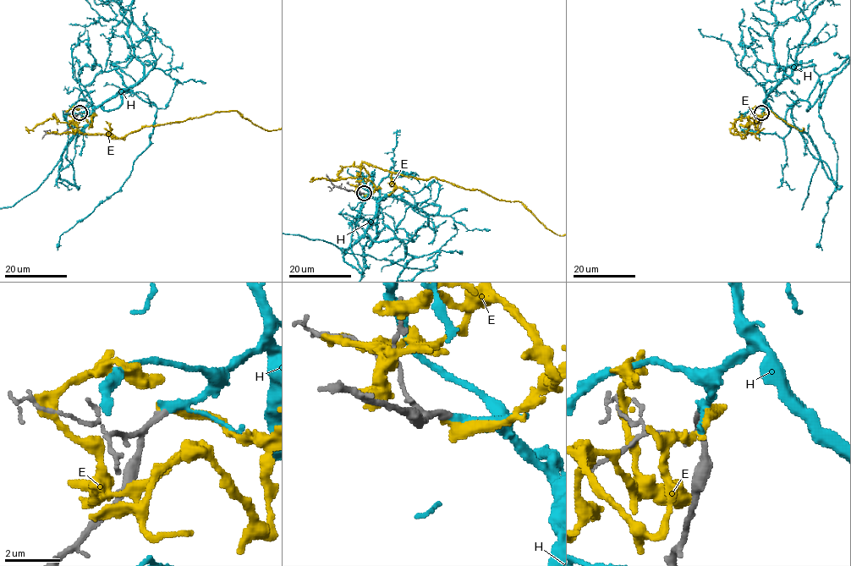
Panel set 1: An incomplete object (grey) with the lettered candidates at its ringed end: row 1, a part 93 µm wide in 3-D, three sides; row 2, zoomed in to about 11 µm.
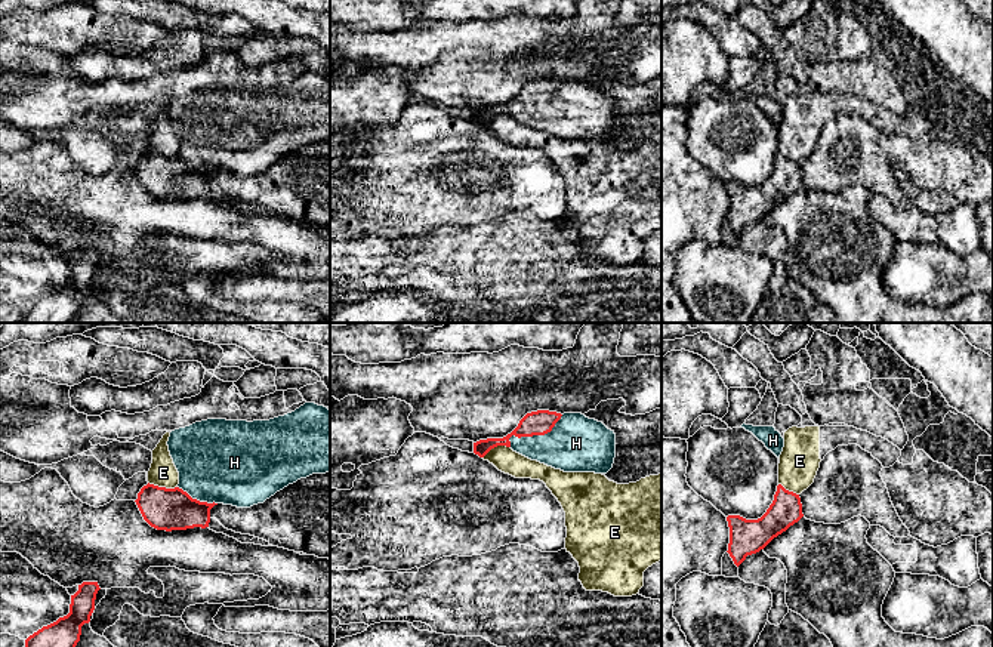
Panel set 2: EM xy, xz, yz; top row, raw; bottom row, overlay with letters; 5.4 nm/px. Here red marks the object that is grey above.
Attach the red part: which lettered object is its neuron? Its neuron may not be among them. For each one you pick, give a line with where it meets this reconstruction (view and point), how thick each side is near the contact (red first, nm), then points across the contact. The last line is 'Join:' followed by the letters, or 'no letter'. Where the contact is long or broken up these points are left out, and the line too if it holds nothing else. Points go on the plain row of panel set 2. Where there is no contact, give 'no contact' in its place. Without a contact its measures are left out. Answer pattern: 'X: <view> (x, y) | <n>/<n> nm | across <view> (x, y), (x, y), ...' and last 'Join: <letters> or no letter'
H: xz (533, 102) | 140/300 nm | across xz (540, 91), (540, 95), (533, 102), (576, 111)
Join: H

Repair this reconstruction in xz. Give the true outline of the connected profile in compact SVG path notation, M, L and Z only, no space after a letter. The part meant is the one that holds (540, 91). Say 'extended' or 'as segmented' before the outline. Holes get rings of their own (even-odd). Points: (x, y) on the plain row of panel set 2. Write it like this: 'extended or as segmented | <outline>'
extended | M527 81L506 105L474 111L474 121L484 126L497 114L564 141L607 142L616 126L614 99L582 81Z

